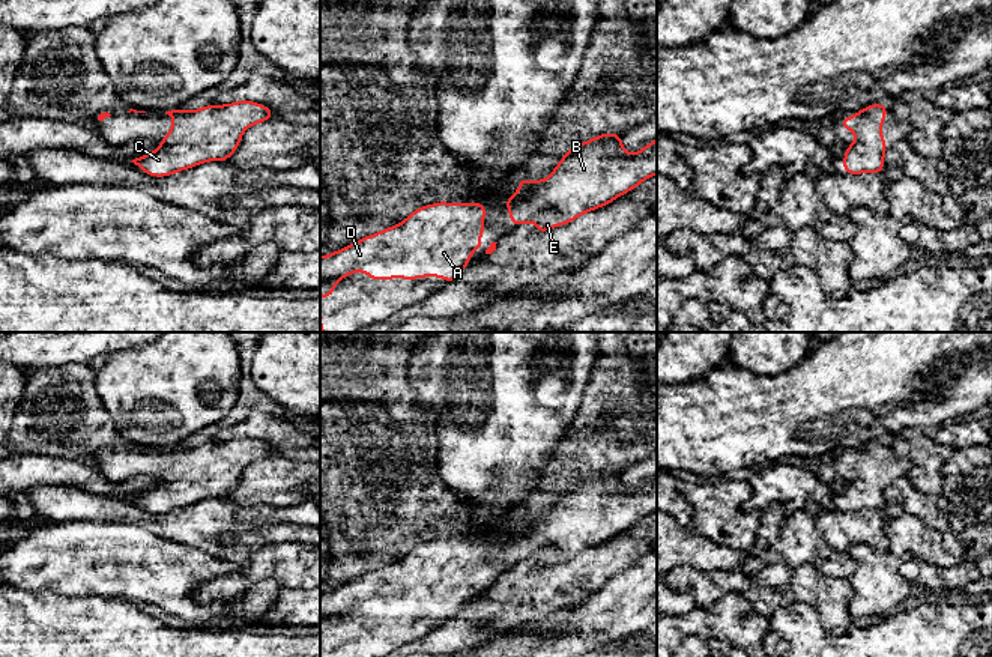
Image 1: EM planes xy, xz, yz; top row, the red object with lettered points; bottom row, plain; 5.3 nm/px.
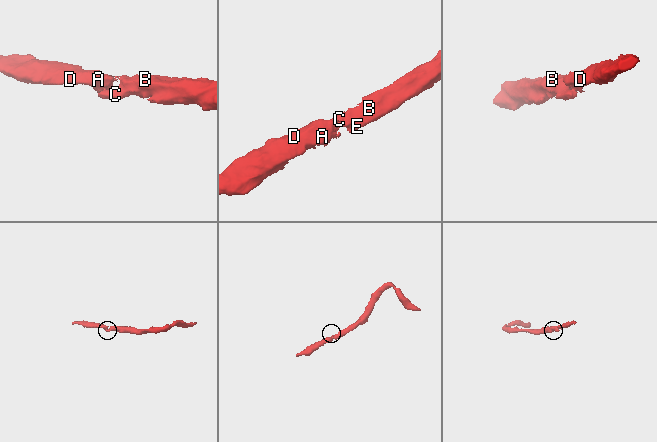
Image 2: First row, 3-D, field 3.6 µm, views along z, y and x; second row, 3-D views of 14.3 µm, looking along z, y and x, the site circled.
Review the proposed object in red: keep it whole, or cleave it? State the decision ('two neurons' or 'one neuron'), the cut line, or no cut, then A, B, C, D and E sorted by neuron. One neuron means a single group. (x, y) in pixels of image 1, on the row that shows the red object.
one neuron; cut none; groups A B C D E

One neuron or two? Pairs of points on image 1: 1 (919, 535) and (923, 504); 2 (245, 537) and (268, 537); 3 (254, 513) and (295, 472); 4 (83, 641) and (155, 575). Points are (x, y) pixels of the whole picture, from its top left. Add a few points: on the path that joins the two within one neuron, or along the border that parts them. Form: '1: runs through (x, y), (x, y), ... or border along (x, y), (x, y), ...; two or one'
1: border along (905, 511), (935, 529), (949, 531); two
2: runs through (251, 537), (262, 537); one
3: border along (229, 499), (248, 505), (299, 504); two
4: border along (90, 596), (122, 599), (133, 605); two

